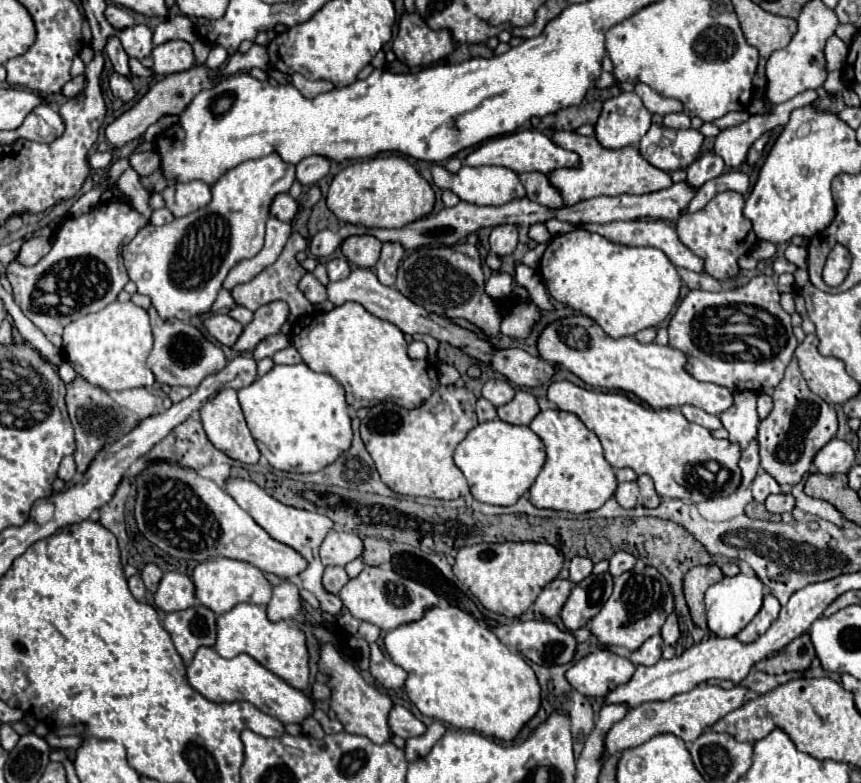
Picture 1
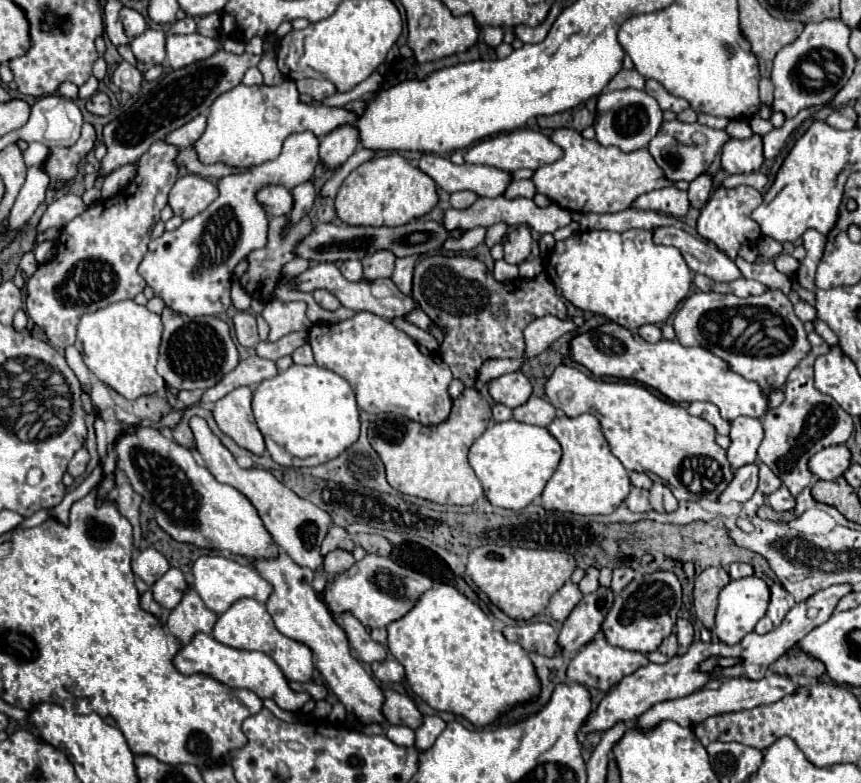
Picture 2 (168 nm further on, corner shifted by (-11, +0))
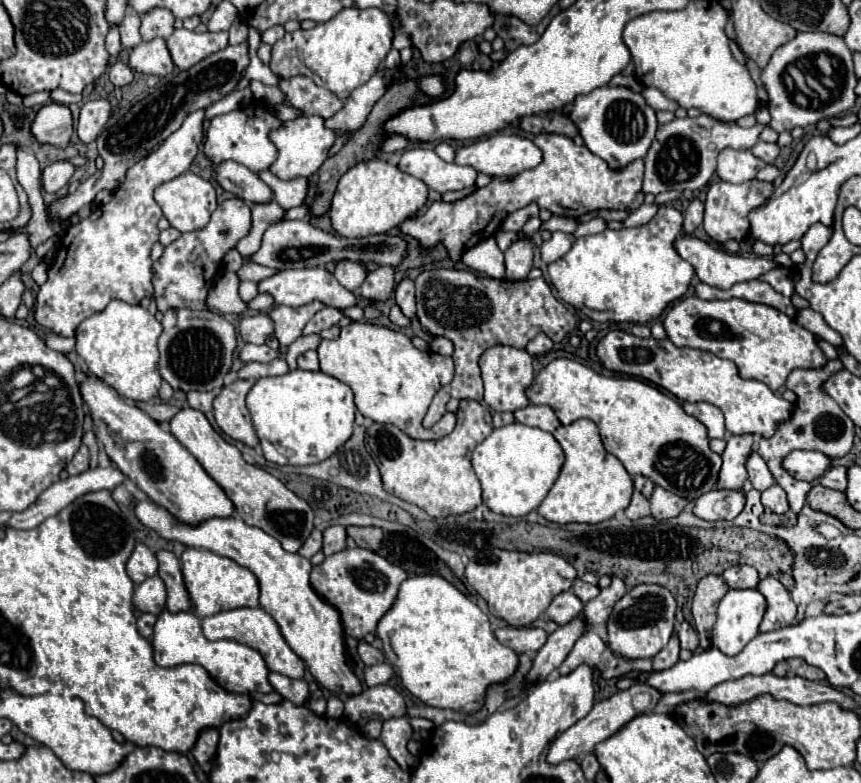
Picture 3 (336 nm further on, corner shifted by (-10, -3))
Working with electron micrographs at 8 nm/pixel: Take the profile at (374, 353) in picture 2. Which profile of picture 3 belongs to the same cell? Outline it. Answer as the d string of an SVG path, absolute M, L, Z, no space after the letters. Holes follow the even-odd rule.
M363 321L349 323L347 327L343 327L341 335L337 339L331 339L331 341L323 339L317 347L317 353L319 353L321 371L347 383L353 389L357 411L363 417L369 417L377 423L393 423L413 439L439 439L453 431L455 413L445 413L431 429L425 429L421 423L433 395L453 379L453 359L451 357L443 357L433 351L419 351L405 333L393 331L387 327L379 327L373 323L363 323Z

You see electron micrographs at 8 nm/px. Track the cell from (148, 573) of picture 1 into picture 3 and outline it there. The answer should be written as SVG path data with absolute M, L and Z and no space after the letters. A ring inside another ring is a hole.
M139 543L127 561L127 573L133 579L133 583L139 585L143 583L143 579L157 575L157 569L159 569L159 563L155 559L155 553L147 545Z

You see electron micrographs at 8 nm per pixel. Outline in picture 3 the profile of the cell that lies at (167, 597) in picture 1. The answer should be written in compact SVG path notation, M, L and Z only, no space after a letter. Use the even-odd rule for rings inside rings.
M159 575L149 577L141 585L137 585L133 605L139 611L159 615L159 611L165 609L165 603L167 603L167 587L163 587L163 579L159 579Z

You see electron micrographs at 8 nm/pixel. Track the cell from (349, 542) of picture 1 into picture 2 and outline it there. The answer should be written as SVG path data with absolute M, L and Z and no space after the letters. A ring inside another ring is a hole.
M330 526L326 538L320 544L320 554L326 556L328 552L332 552L332 548L348 548L352 552L354 542L348 538L348 532L340 526Z

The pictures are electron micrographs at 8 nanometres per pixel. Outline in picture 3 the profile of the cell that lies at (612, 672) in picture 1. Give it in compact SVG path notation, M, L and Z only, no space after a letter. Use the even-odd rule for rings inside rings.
M587 629L585 635L575 643L563 665L559 667L561 675L569 675L579 665L589 665L601 673L603 679L619 679L633 671L653 671L651 659L627 659L621 655L615 655L607 643L593 633L593 629Z

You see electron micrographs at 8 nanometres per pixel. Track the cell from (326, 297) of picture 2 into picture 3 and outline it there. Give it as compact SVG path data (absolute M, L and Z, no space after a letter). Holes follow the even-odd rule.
M323 307L321 311L317 311L313 315L313 319L305 325L303 329L303 335L313 335L313 333L319 333L321 329L327 329L327 327L333 327L337 325L337 321L343 317L343 313L335 307Z

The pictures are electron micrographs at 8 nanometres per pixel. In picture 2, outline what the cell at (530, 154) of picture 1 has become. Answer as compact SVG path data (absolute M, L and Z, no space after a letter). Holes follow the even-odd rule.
M512 130L506 134L498 134L498 136L490 136L486 140L480 140L478 144L474 144L472 148L466 150L464 160L470 164L486 164L504 172L514 172L518 168L528 168L528 170L536 170L544 164L552 164L556 160L560 160L562 150L552 144L552 140L540 132L534 130Z

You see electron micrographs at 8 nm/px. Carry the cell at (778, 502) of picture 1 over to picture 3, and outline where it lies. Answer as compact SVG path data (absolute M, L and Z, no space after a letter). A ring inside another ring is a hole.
M773 485L769 489L763 491L761 495L761 503L771 509L773 513L787 513L789 511L789 503L787 503L787 495L779 485Z

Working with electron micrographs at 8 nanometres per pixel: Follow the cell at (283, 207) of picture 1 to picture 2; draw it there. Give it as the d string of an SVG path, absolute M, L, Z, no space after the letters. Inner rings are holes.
M268 184L256 194L256 198L268 216L286 216L292 210L292 194L284 186Z

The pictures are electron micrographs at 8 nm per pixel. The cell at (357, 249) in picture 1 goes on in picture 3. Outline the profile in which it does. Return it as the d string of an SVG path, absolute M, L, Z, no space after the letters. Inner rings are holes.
M385 265L385 267L377 267L375 271L369 271L363 285L361 285L361 295L367 297L367 299L373 299L373 301L385 301L393 287L395 287L395 269Z

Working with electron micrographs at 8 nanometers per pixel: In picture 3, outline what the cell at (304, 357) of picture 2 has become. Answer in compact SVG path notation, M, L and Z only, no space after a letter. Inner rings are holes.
M305 351L303 355L299 355L297 359L299 369L309 369L309 371L319 371L319 359L315 351Z

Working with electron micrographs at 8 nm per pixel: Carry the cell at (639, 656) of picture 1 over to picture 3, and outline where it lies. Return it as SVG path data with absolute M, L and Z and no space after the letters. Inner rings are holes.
M673 635L669 643L653 657L653 669L663 671L663 669L673 667L677 661L679 661L679 639L677 635Z

